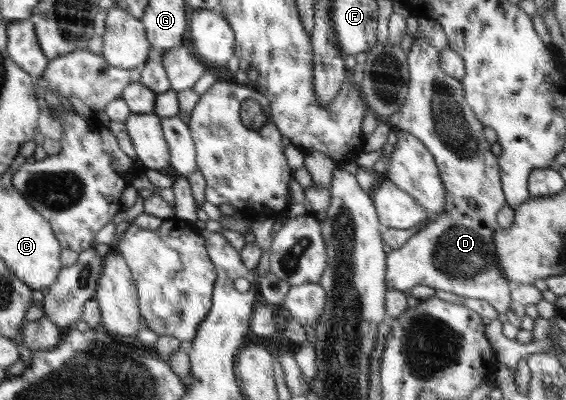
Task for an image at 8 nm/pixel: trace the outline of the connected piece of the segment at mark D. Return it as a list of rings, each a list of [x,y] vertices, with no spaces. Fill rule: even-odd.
[[[423,32],[420,38],[420,48],[407,54],[409,83],[406,98],[402,106],[390,114],[388,121],[395,130],[408,132],[422,141],[434,156],[446,191],[446,204],[444,212],[429,220],[406,244],[387,254],[386,288],[409,292],[417,284],[424,284],[466,298],[480,298],[495,308],[492,309],[493,313],[506,313],[512,302],[510,292],[514,285],[499,270],[496,247],[493,245],[493,232],[499,227],[497,212],[507,204],[501,187],[499,160],[490,151],[491,144],[484,134],[485,125],[474,116],[465,101],[462,83],[442,70],[441,53],[430,45]]]

